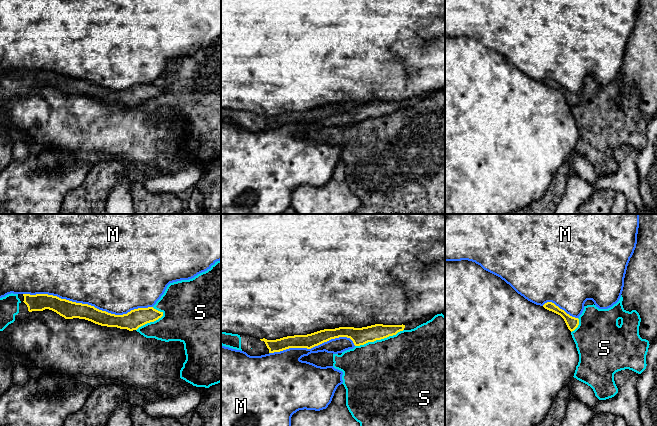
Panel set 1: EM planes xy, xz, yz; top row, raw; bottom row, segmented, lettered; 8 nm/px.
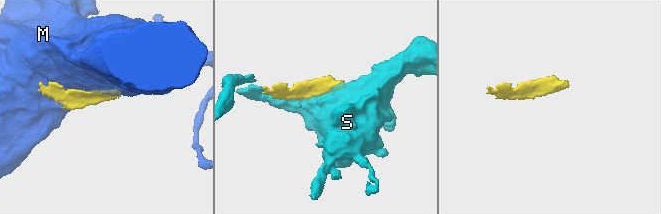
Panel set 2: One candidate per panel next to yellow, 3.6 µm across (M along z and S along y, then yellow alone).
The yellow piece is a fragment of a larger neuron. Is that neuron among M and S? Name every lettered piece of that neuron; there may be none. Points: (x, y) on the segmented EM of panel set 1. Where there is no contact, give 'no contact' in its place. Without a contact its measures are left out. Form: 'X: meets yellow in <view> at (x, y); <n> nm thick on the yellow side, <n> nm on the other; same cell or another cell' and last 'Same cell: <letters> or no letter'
M: meets yellow in xy at (87, 304); 140 nm thick on the yellow side, 500 nm on the other; another cell
S: meets yellow in xz at (379, 339); 140 nm thick on the yellow side, 500 nm on the other; same cell
Same cell: S

